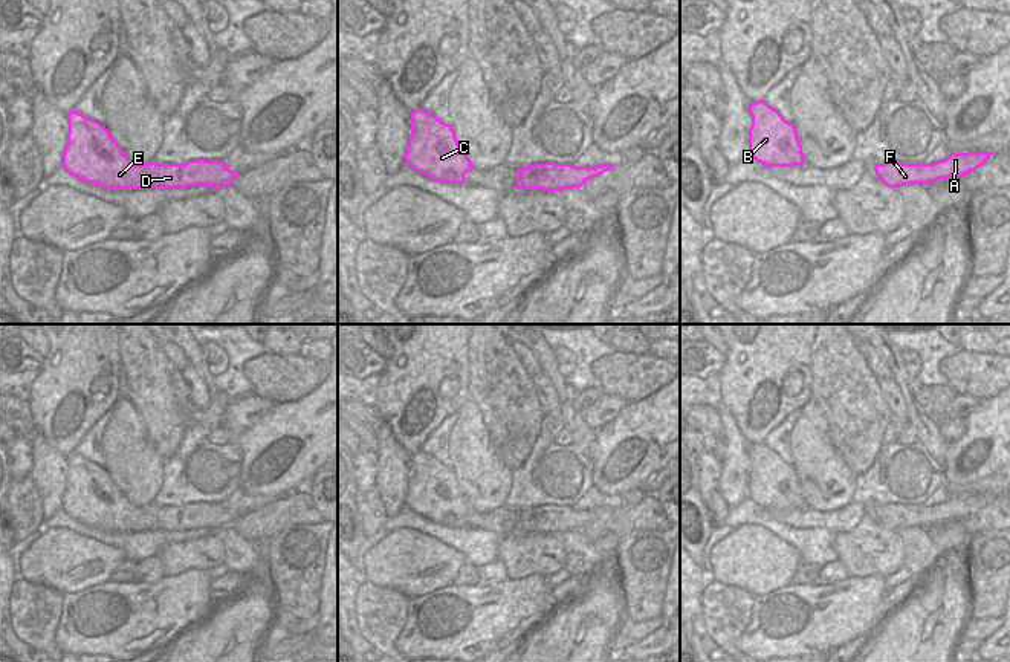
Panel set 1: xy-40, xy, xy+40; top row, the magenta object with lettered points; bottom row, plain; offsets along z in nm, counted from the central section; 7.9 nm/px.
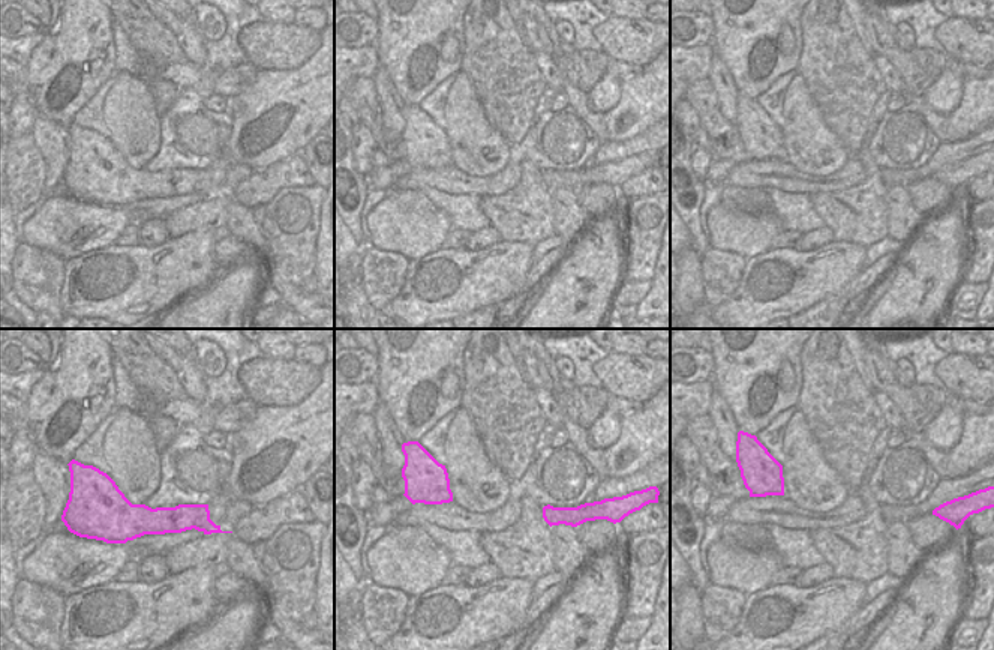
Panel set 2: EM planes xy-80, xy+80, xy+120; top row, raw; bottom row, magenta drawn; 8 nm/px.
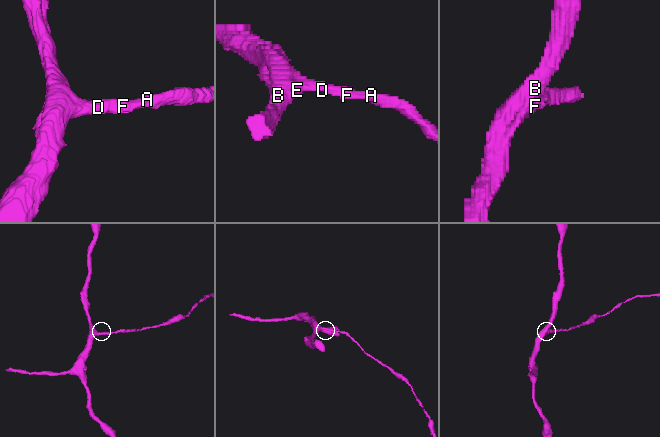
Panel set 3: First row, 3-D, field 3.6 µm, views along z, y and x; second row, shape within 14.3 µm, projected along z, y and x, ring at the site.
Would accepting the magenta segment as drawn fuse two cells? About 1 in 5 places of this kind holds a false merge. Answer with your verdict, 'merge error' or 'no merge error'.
no merge error

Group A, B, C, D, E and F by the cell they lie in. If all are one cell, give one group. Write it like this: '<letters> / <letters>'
A B C D E F

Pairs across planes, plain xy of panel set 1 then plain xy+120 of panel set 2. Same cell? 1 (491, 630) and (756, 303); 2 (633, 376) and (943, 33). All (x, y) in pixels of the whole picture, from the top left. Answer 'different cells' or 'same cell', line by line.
1: same cell
2: same cell

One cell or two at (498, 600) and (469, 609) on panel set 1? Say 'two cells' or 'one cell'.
one cell

